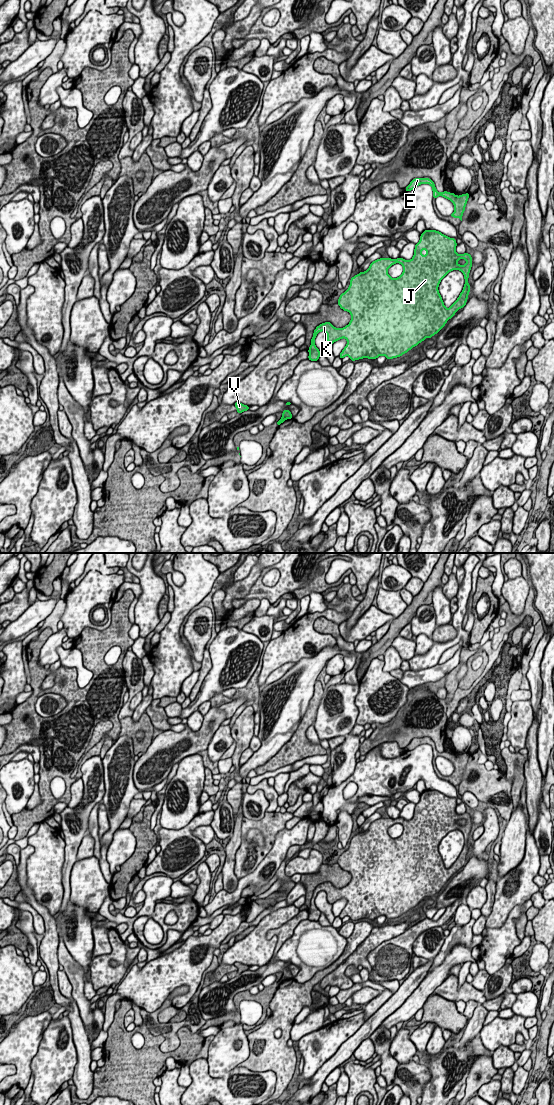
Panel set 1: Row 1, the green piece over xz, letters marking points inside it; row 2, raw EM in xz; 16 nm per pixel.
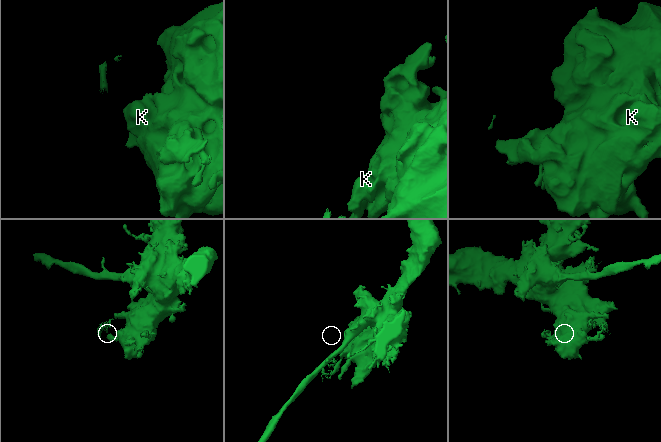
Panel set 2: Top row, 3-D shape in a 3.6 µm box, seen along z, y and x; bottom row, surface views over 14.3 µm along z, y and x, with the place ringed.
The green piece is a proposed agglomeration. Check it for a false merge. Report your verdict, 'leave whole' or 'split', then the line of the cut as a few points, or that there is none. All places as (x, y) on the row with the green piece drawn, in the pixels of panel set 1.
split; cut xz (277, 421), (278, 424)

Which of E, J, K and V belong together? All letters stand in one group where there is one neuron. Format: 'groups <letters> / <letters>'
groups E J K / V

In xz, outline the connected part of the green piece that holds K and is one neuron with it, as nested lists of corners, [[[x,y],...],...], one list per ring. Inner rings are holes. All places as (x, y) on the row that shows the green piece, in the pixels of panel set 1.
[[[426,229],[415,245],[411,260],[382,257],[373,261],[366,271],[352,277],[349,288],[340,295],[337,302],[341,309],[351,314],[351,321],[343,328],[336,328],[330,322],[317,326],[308,349],[308,359],[319,360],[321,352],[315,345],[315,338],[321,331],[327,334],[329,344],[345,338],[347,344],[339,357],[342,359],[349,356],[351,361],[363,358],[373,360],[382,355],[386,359],[397,358],[426,338],[431,338],[440,332],[447,321],[466,305],[470,292],[468,278],[473,264],[472,257],[466,252],[457,254],[456,246],[455,238],[436,230]],[[396,263],[403,266],[403,272],[399,277],[392,278],[388,274],[388,269]],[[453,270],[463,273],[465,284],[457,300],[450,308],[446,308],[438,287],[441,280]]]

